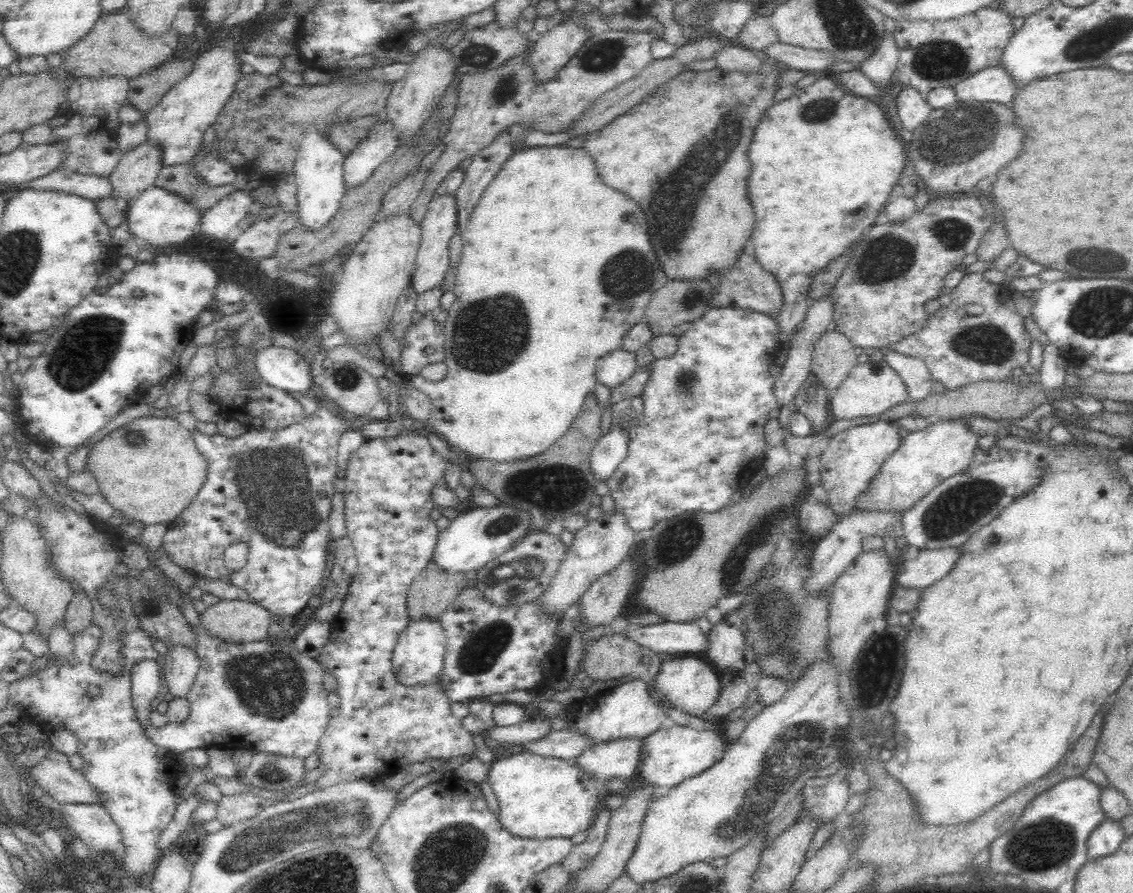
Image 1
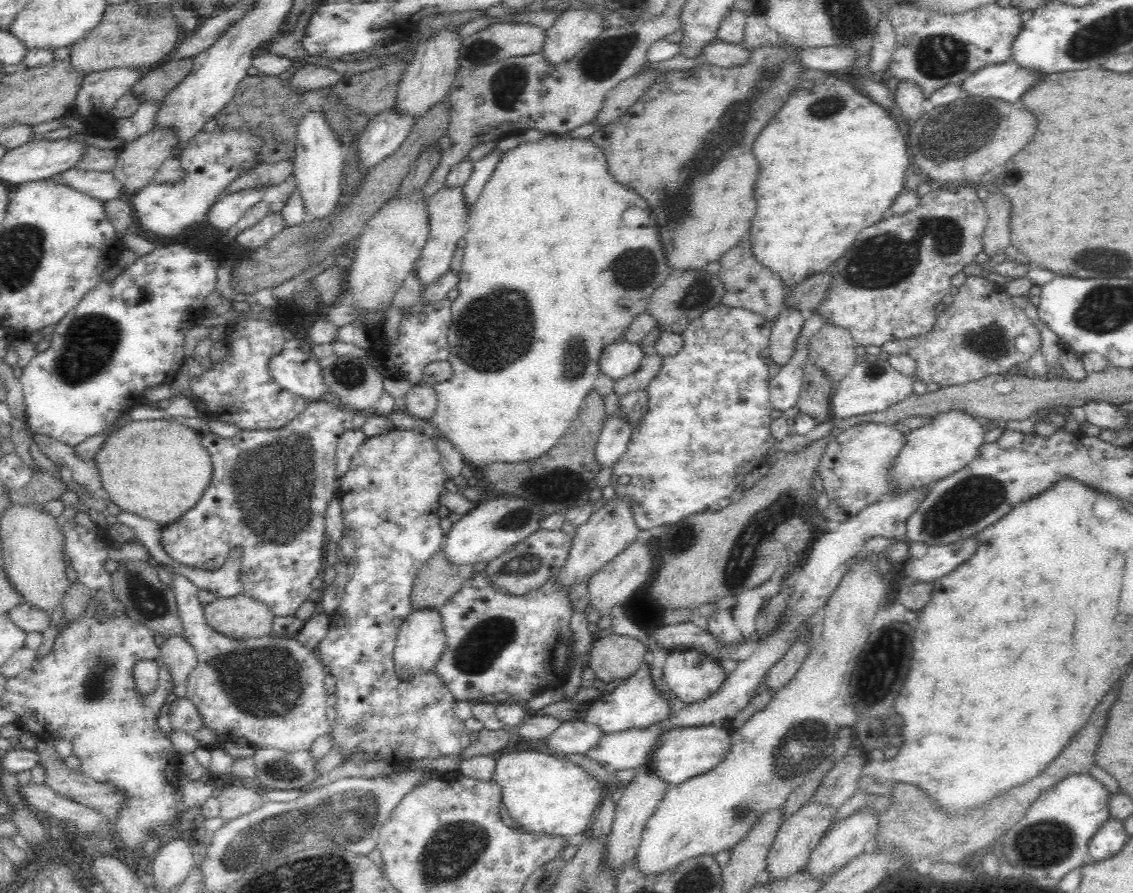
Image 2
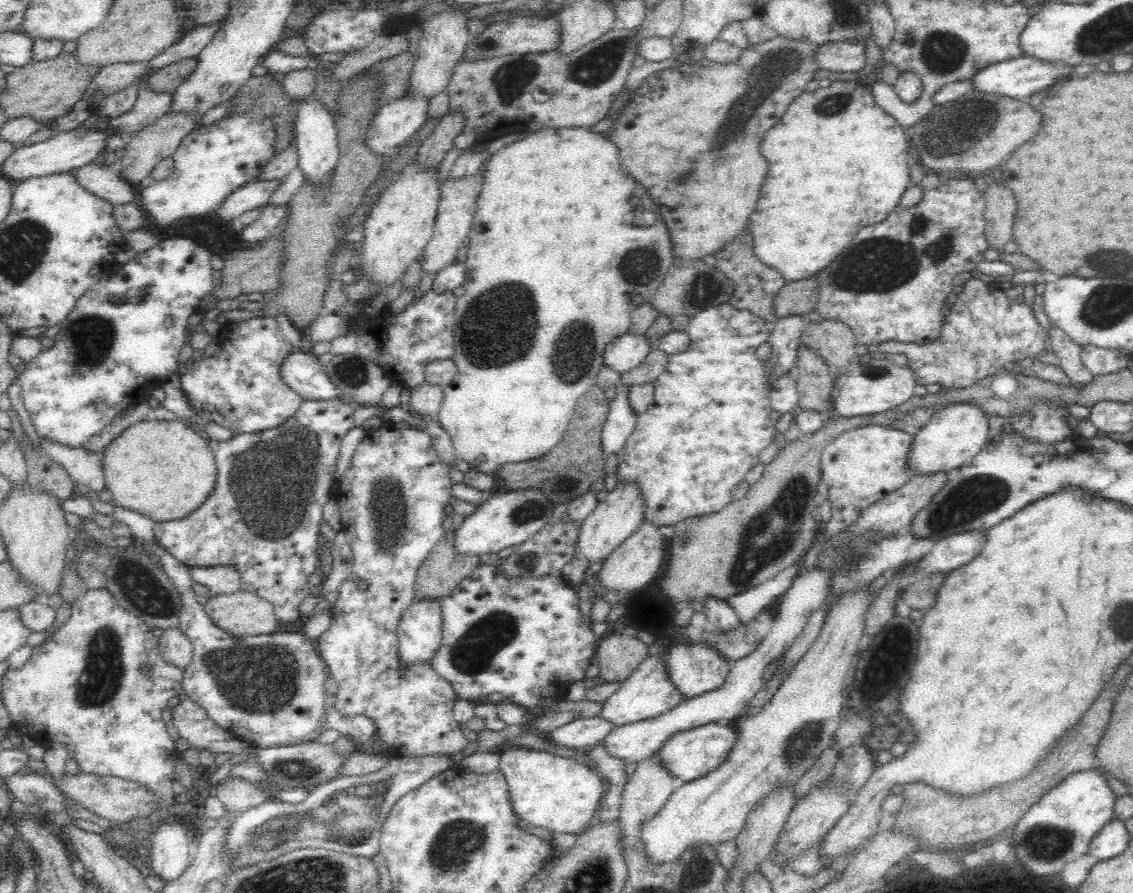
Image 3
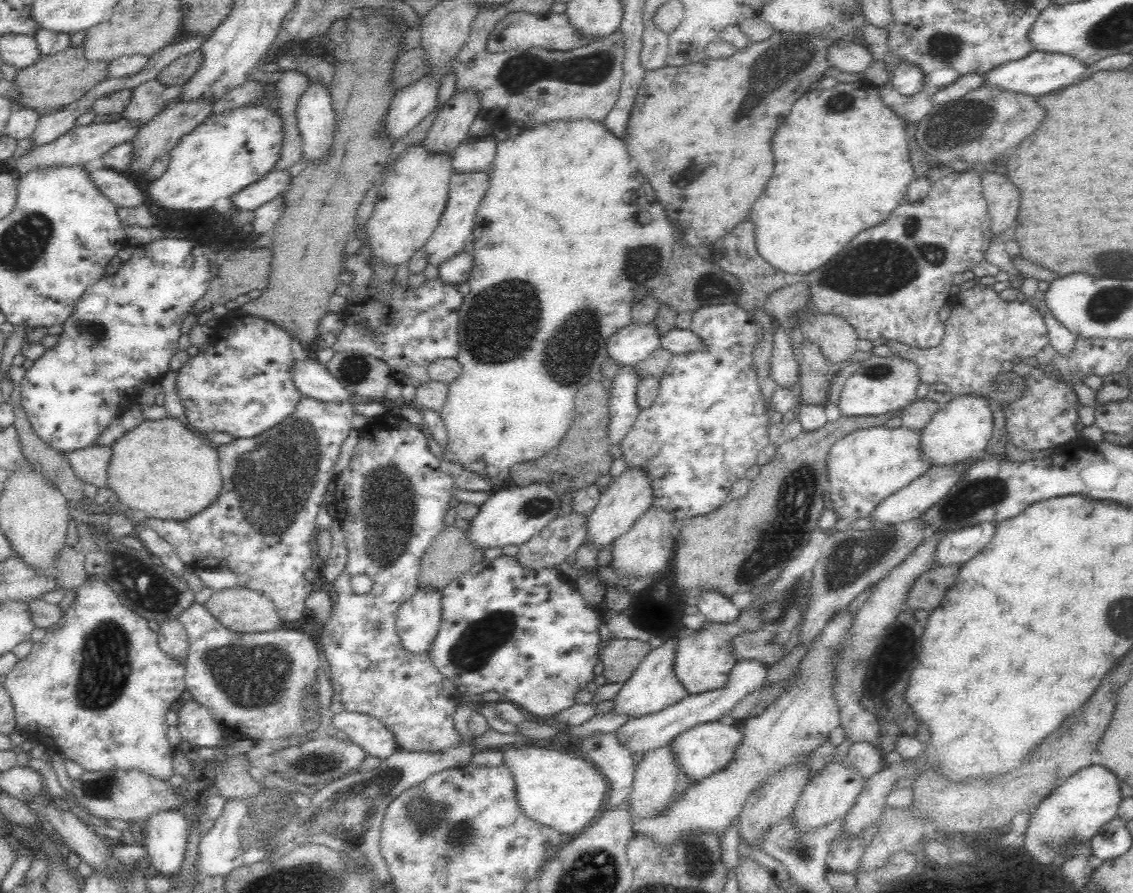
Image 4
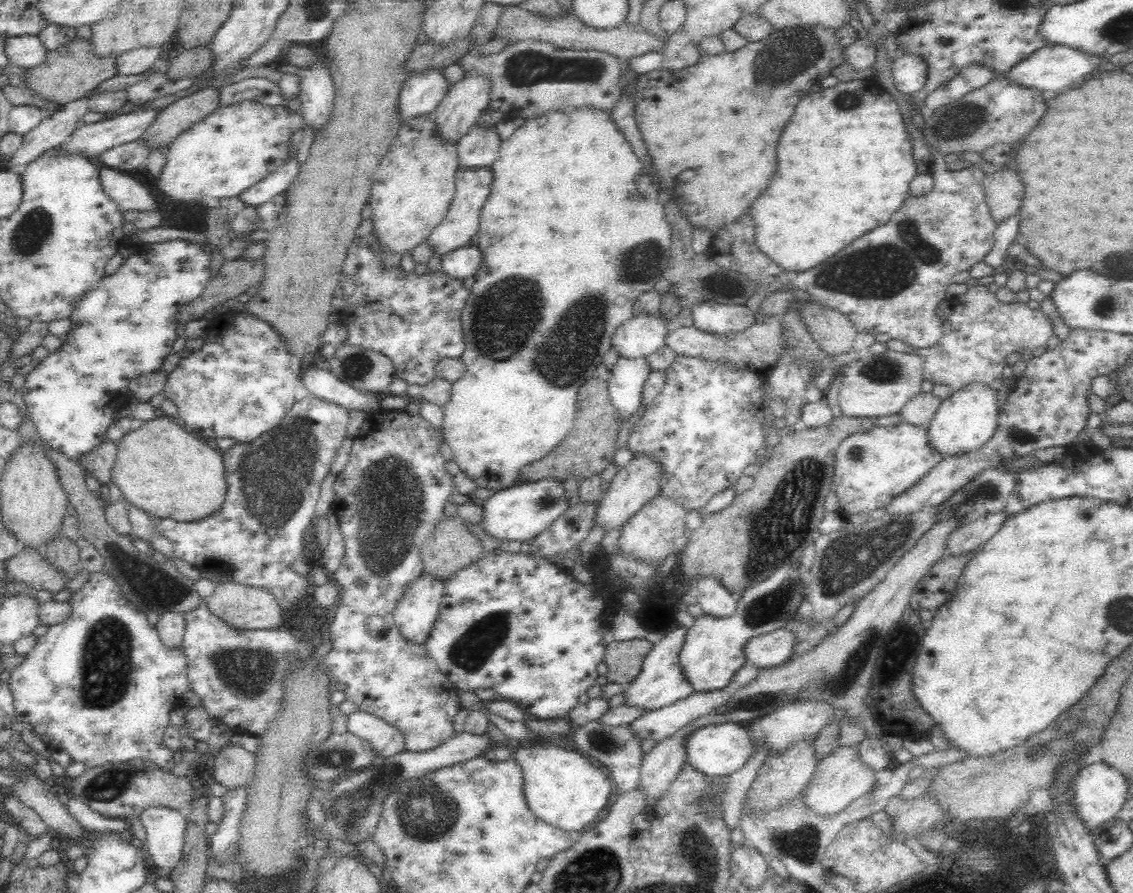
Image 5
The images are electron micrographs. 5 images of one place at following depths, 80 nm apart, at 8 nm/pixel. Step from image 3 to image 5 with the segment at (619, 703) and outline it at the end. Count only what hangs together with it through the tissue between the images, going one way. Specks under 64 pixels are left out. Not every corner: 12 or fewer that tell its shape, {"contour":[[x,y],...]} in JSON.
{"contour":[[684,626],[653,645],[624,705],[653,711],[693,693],[678,658]]}

